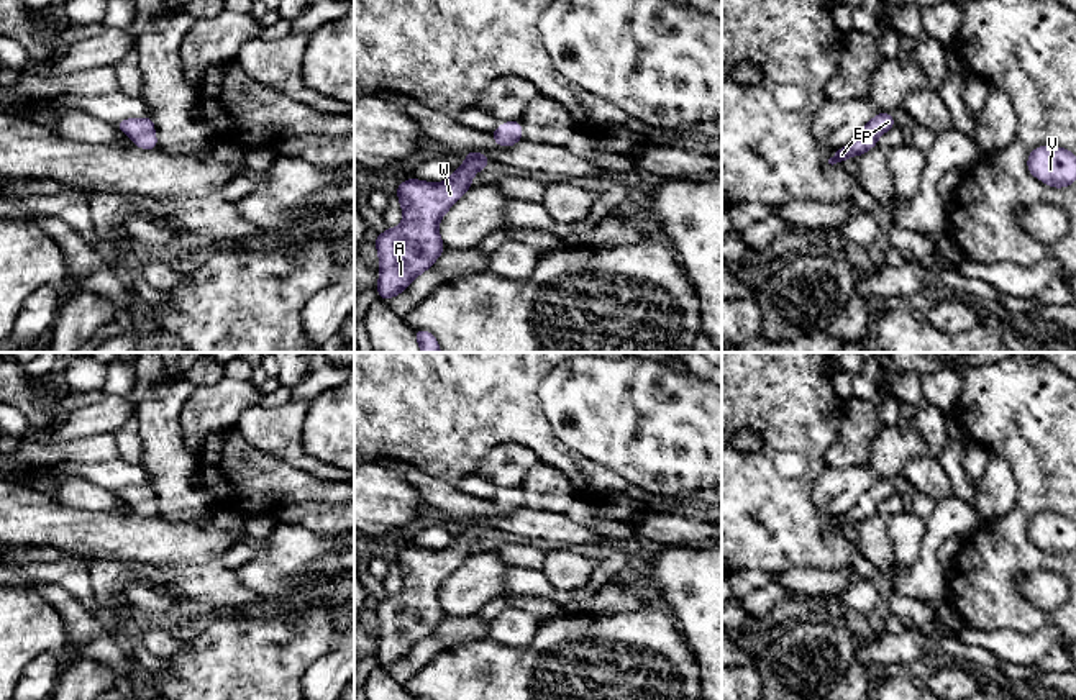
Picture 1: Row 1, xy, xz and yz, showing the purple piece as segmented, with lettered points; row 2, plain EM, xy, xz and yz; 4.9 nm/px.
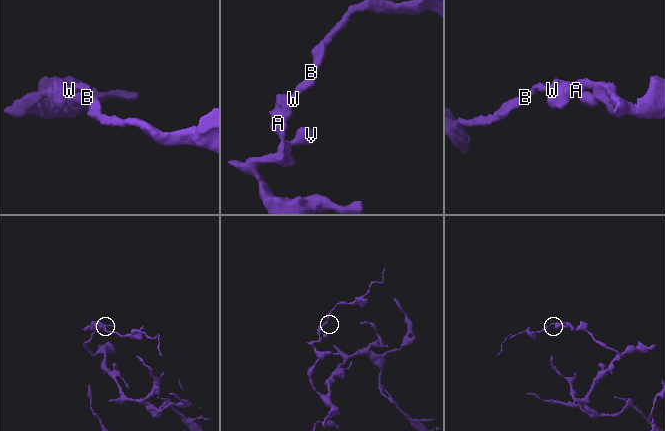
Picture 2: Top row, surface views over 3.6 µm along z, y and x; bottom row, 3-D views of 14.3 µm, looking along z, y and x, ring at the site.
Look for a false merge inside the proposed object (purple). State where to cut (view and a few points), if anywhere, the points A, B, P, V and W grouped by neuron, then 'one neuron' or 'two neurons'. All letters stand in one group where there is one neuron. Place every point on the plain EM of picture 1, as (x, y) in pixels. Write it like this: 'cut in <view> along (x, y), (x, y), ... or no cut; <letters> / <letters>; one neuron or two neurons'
no cut; A B P V W; one neuron

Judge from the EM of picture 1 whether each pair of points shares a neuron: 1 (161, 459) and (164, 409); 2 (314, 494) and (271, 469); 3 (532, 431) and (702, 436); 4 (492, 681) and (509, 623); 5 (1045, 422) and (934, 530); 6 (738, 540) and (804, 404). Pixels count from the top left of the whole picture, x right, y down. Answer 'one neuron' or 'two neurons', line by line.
1: one neuron
2: one neuron
3: two neurons
4: two neurons
5: two neurons
6: one neuron

